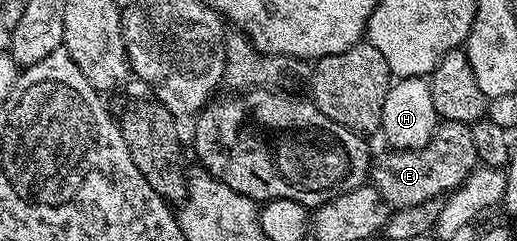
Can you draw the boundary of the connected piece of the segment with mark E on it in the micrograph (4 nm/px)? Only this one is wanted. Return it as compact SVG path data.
M441 122L437 126L430 141L425 147L414 151L388 149L385 155L375 156L374 162L370 167L370 183L375 187L377 193L383 197L385 203L393 208L402 208L408 206L422 205L423 202L431 199L440 199L445 193L452 193L478 166L476 150L474 149L474 137L472 128L466 123Z

